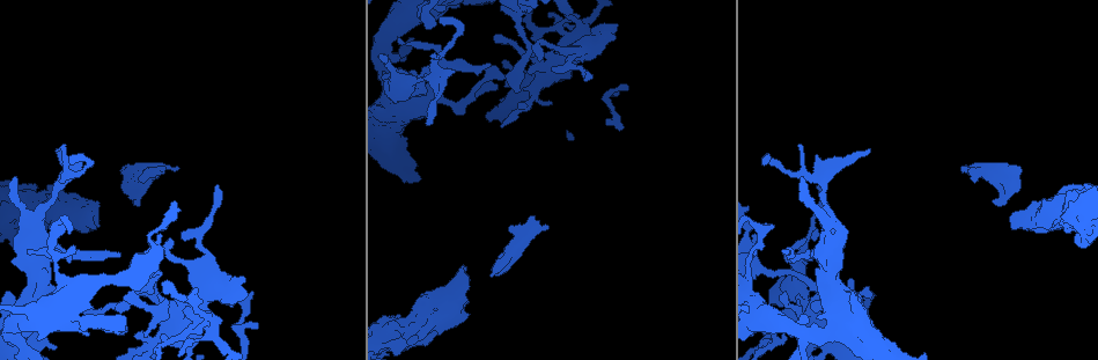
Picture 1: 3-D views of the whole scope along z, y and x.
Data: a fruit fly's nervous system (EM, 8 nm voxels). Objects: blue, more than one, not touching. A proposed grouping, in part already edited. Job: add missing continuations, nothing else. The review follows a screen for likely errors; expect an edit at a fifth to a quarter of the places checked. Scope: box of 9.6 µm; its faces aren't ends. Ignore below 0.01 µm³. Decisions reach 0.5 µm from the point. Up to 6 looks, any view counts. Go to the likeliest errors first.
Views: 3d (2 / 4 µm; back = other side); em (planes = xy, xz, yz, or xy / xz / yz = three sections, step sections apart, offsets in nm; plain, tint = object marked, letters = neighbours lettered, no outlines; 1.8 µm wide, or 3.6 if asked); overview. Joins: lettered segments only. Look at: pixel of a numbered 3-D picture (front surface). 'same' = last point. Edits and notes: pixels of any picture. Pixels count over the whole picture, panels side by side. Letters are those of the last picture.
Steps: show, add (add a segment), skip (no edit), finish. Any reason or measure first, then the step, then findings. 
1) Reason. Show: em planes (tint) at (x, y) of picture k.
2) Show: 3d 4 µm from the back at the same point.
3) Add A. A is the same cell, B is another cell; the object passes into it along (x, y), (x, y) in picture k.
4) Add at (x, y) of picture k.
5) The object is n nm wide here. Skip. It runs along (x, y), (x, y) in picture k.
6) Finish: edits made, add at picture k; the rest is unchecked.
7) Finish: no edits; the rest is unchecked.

An open end. Show: em planes (letters) at (175, 168) of picture 1.

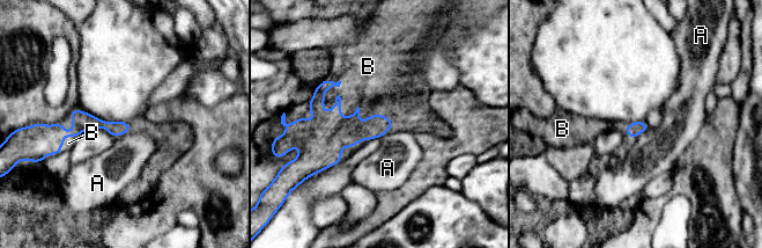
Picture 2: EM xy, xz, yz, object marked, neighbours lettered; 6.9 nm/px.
Add B. B is the same cell, A is another cell; the object passes into it along (325, 144), (340, 111), (363, 84) in picture 2; the neuron continues.

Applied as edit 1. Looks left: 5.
Redraw. Show: overview.

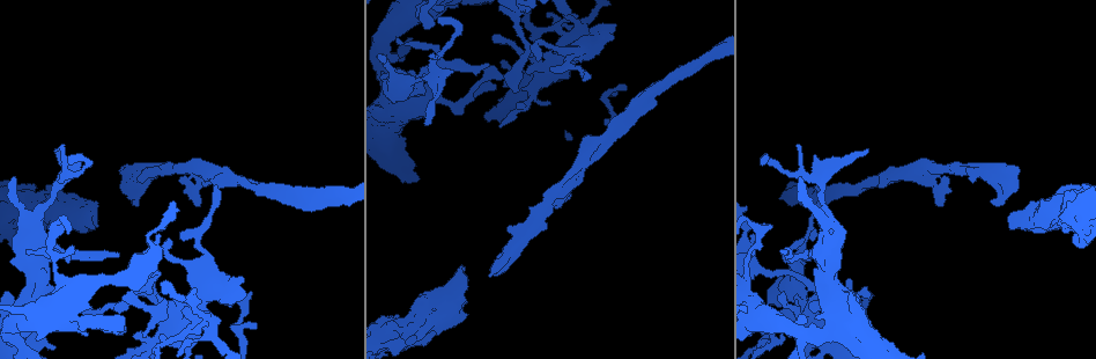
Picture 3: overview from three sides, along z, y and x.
Sudden change in width. Show: 3d 4 µm at (775, 336) of picture 3.

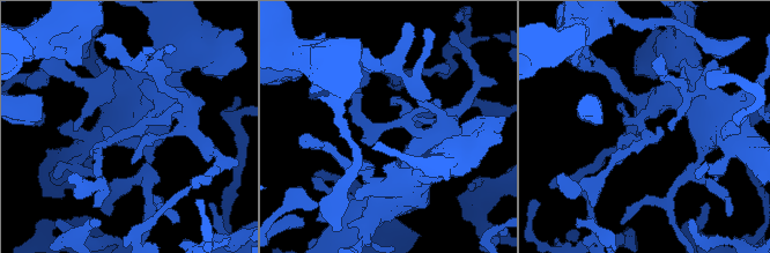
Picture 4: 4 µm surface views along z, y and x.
Now the EM. Show: em planes (letters) at (139, 125) of picture 4.

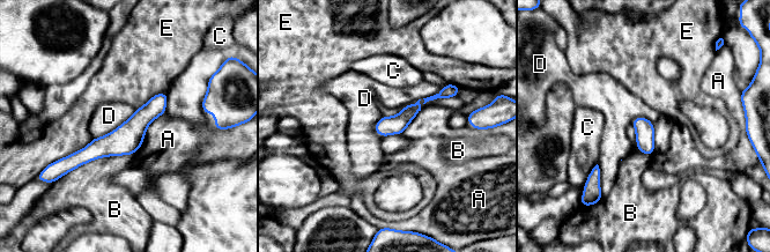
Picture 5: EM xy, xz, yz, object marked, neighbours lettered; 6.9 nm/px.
The object is 130 nm wide here. Skip. A, B, C, D and E are other cells; it runs along (163, 95), (118, 142), (69, 164) in picture 5; none of them fits.

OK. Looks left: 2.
Branch stops here. Show: em planes (letters) at (815, 155) of picture 3.

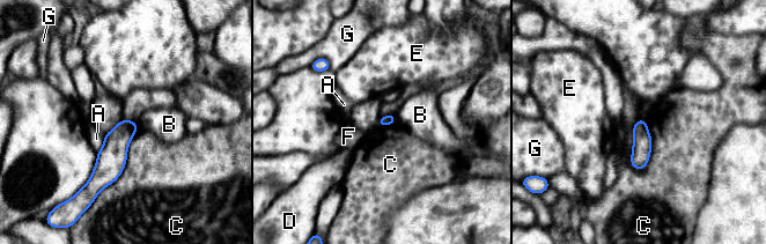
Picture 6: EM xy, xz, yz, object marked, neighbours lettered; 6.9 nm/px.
Skip. A, B, C, D, E, F and G are other cells; no lettered segment goes on from it.

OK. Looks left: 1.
Finish: edits made, add at picture 2; the rest is unchecked.

